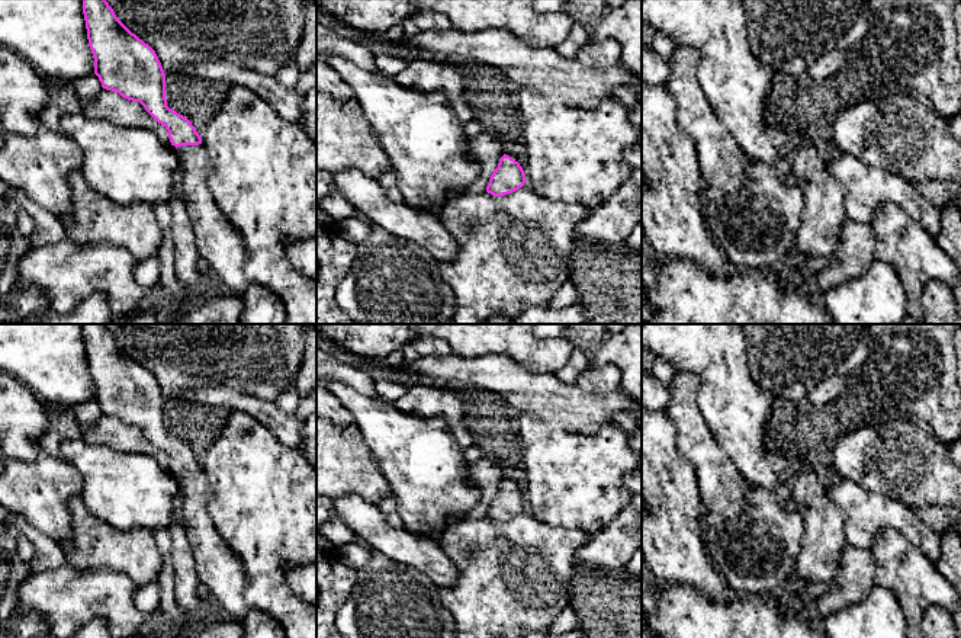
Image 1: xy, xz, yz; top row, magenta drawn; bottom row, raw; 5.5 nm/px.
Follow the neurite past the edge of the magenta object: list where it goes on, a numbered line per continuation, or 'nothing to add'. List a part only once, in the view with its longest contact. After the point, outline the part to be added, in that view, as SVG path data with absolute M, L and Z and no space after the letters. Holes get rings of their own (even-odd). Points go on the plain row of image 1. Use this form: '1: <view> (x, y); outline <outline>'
1: xy (218, 567); outline M202 469L177 472L177 478L183 494L181 522L193 549L199 583L206 584L222 609L240 621L248 610L244 600L247 574L208 513L209 482Z

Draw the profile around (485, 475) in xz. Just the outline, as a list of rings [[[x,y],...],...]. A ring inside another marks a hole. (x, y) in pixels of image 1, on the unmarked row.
[[[482,456],[478,462],[467,467],[467,481],[480,493],[480,500],[467,514],[467,520],[486,517],[489,504],[504,480],[504,469],[488,458]]]

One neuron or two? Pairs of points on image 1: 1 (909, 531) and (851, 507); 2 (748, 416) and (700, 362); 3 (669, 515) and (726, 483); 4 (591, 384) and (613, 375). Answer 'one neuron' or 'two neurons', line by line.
1: one neuron
2: one neuron
3: two neurons
4: one neuron

